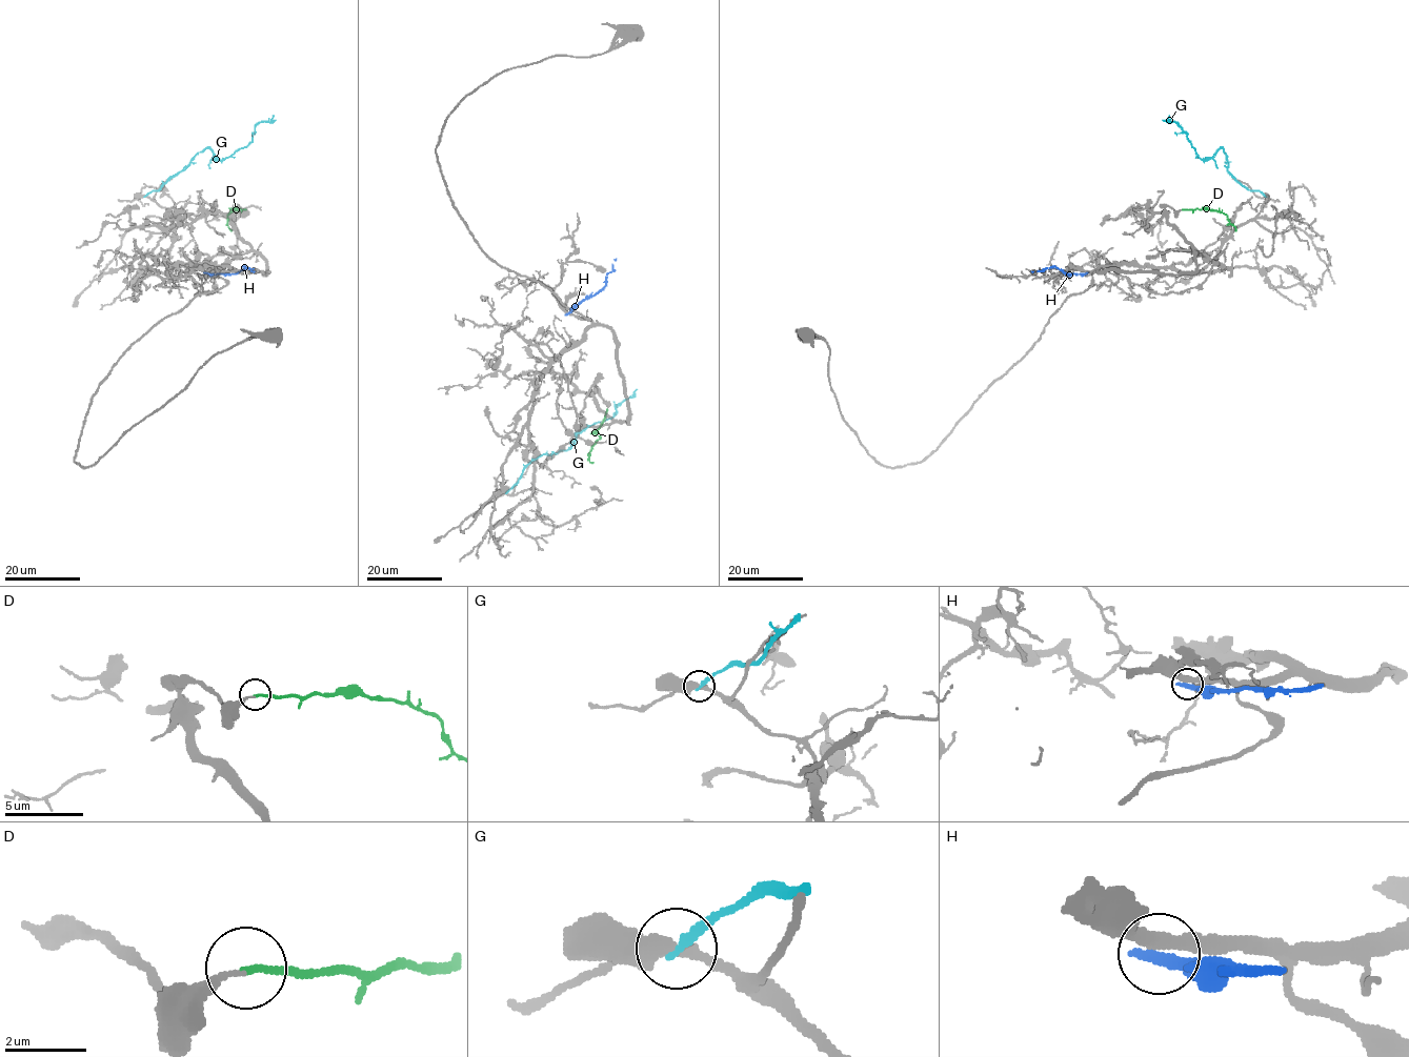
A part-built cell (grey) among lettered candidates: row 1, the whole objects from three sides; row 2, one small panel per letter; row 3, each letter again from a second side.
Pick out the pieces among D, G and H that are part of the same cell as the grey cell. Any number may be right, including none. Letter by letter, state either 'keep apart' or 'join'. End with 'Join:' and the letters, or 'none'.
D: join
G: keep apart
H: keep apart
Join: D

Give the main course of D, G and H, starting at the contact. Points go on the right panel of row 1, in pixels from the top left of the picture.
D: (1182, 208), (1222, 211), (1235, 230)
G: (1265, 196), (1244, 187), (1227, 170), (1227, 155), (1222, 148), (1201, 159), (1175, 122), (1162, 120)
H: (1087, 272), (1065, 275), (1054, 266), (1031, 271)

